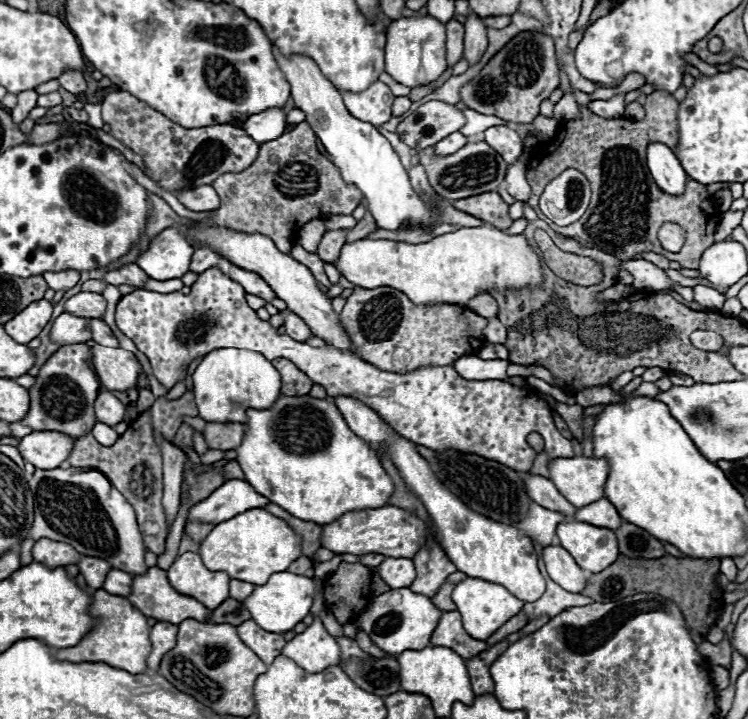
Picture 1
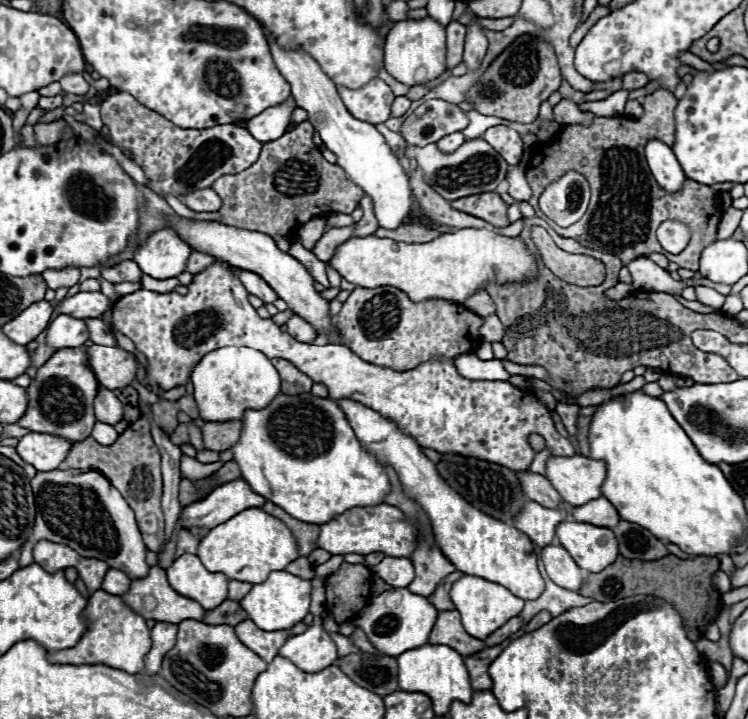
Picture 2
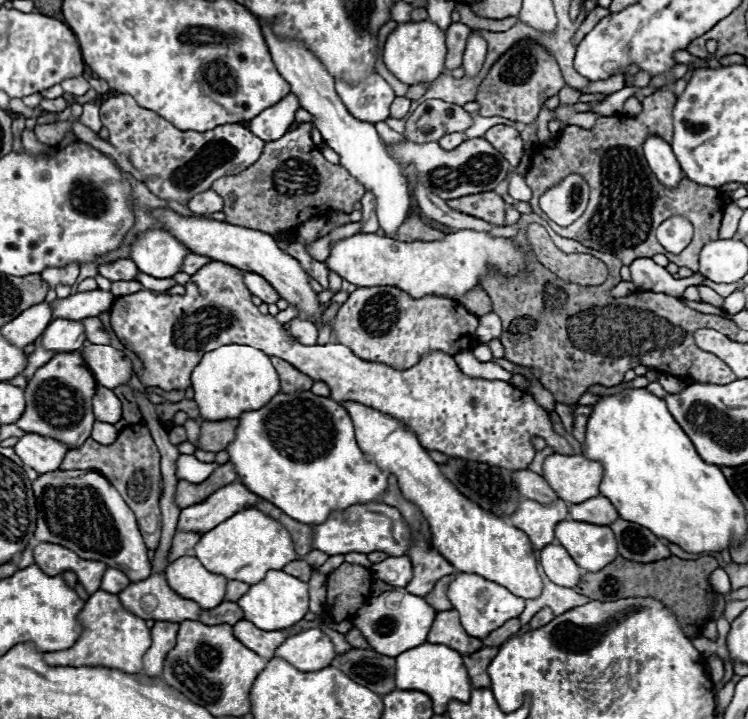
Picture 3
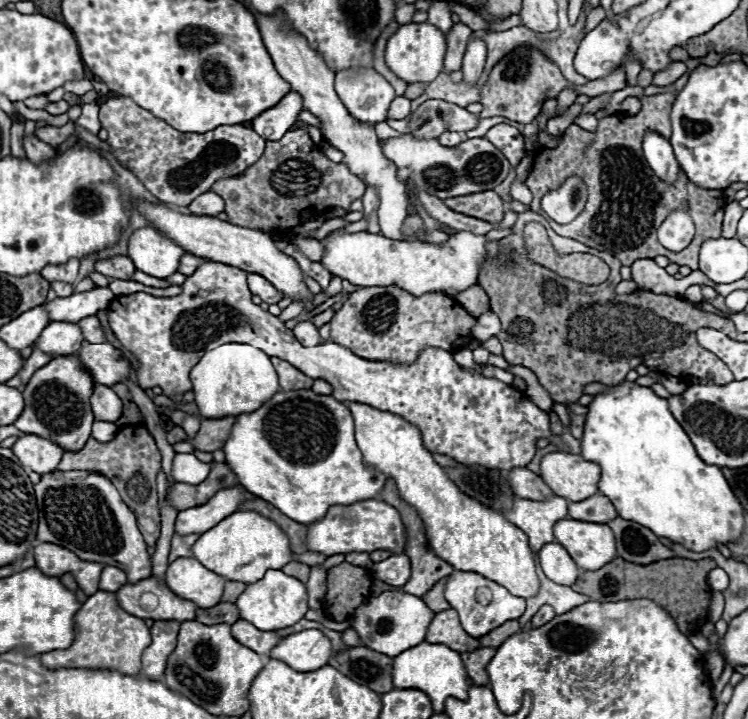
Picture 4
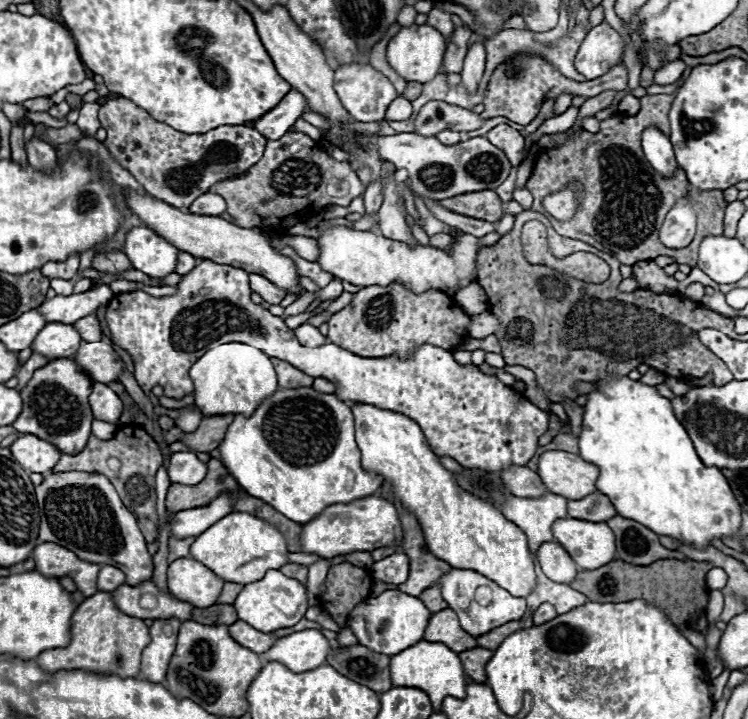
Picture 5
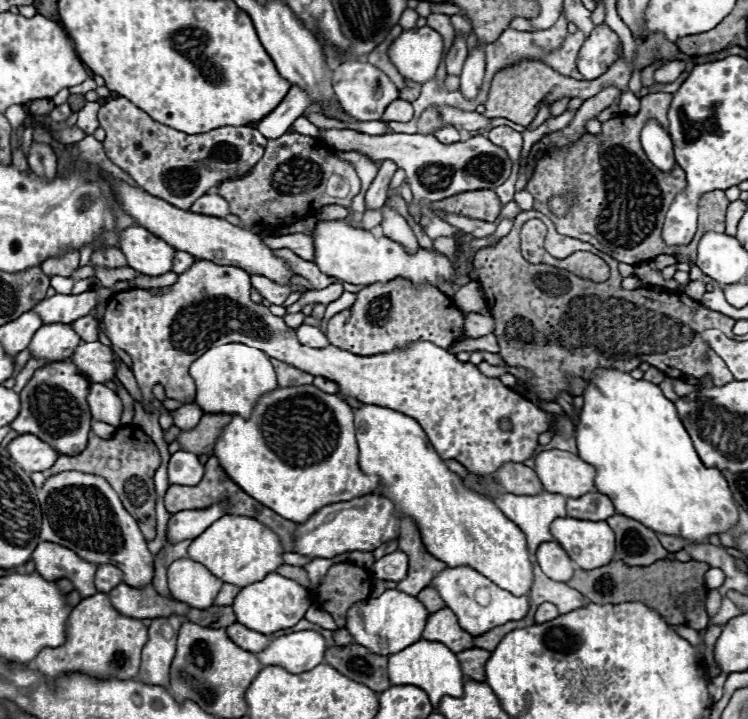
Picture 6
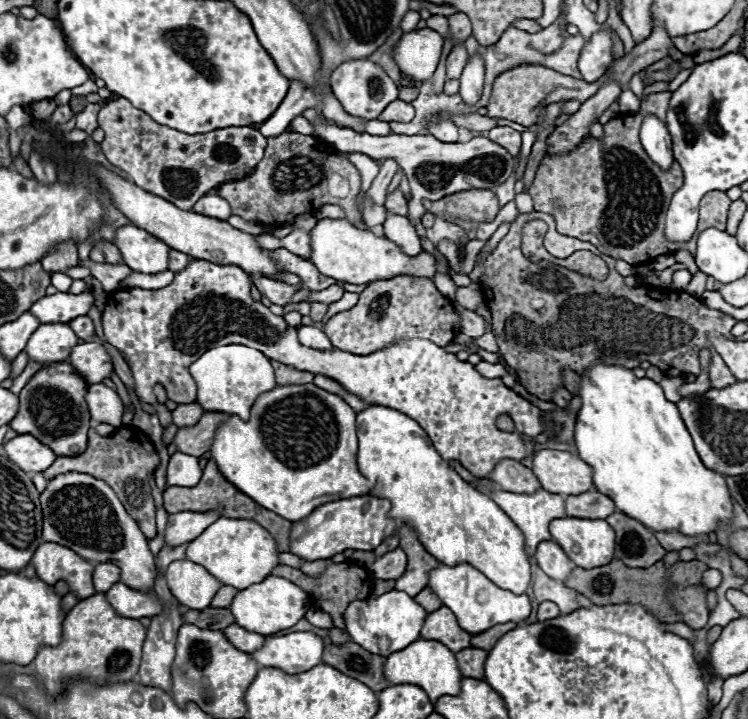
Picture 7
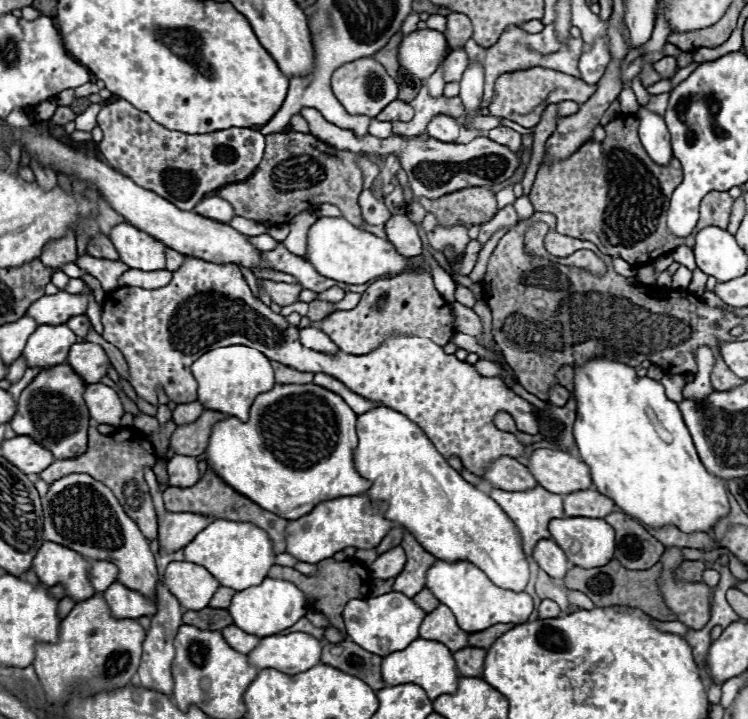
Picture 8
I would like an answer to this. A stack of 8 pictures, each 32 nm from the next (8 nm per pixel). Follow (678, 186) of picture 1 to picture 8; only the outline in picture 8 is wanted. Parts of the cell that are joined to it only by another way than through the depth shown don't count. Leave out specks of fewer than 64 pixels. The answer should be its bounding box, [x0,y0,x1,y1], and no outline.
[638,108,672,166]

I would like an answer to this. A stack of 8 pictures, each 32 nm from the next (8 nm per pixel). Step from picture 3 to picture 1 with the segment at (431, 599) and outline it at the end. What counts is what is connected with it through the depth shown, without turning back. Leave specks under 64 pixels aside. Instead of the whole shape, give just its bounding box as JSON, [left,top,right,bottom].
[432,572,468,612]

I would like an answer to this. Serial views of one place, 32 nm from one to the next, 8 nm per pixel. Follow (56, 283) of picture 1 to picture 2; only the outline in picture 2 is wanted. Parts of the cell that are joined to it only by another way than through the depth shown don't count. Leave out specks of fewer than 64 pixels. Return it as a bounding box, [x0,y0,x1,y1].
[42,268,80,290]

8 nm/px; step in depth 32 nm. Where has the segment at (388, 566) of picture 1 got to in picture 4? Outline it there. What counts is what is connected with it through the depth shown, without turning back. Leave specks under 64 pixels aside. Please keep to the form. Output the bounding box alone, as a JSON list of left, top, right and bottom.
[372,554,410,586]

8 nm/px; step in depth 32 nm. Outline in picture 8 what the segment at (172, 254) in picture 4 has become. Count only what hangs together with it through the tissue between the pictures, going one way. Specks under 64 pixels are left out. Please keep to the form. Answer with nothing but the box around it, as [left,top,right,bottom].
[110,224,166,272]

